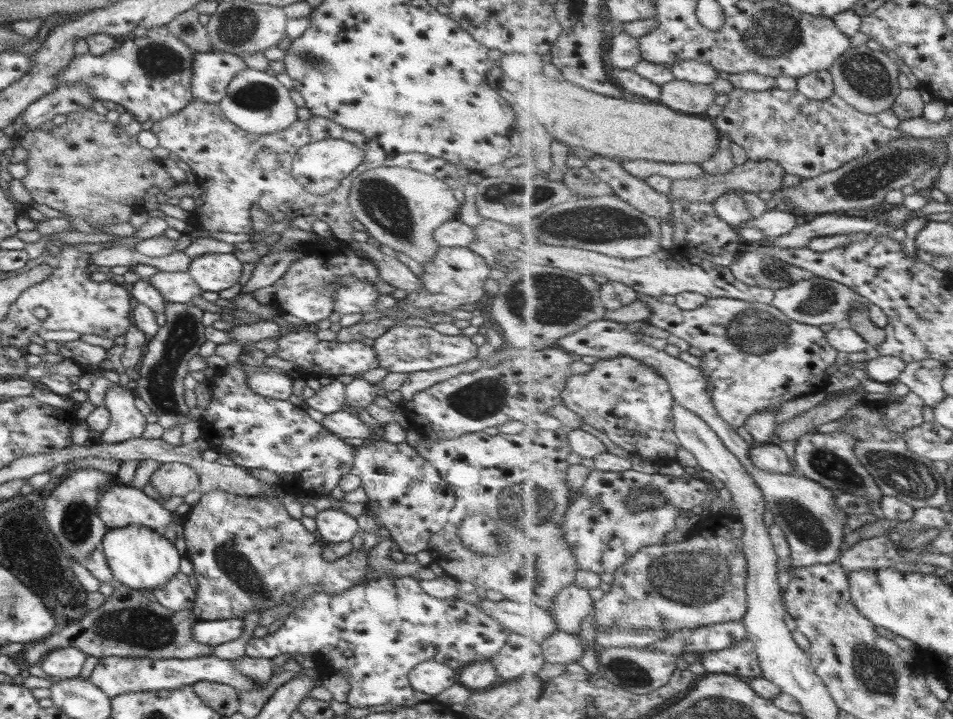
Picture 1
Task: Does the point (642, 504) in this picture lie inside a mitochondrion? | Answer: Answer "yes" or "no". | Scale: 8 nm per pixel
yes

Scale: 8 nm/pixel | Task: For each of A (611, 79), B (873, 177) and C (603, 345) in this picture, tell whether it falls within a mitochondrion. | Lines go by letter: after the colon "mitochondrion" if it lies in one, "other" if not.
A: other
B: mitochondrion
C: other

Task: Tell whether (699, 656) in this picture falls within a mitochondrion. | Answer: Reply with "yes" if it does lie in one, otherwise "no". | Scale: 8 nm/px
no

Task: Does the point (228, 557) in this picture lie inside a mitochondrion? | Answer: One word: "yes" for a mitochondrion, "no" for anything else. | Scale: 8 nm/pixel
yes

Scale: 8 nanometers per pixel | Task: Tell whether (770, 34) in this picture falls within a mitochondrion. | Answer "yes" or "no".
yes

